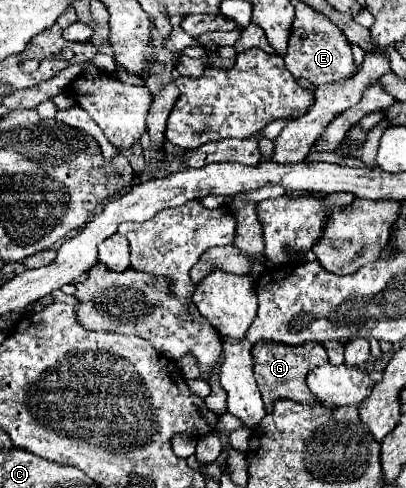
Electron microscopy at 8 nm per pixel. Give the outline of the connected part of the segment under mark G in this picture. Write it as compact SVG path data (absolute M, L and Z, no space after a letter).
M258 342L252 350L254 354L254 378L260 388L266 412L272 410L276 398L290 398L300 404L316 404L316 398L306 386L306 374L328 362L326 348L318 342L306 342L300 346L286 346L278 342Z

